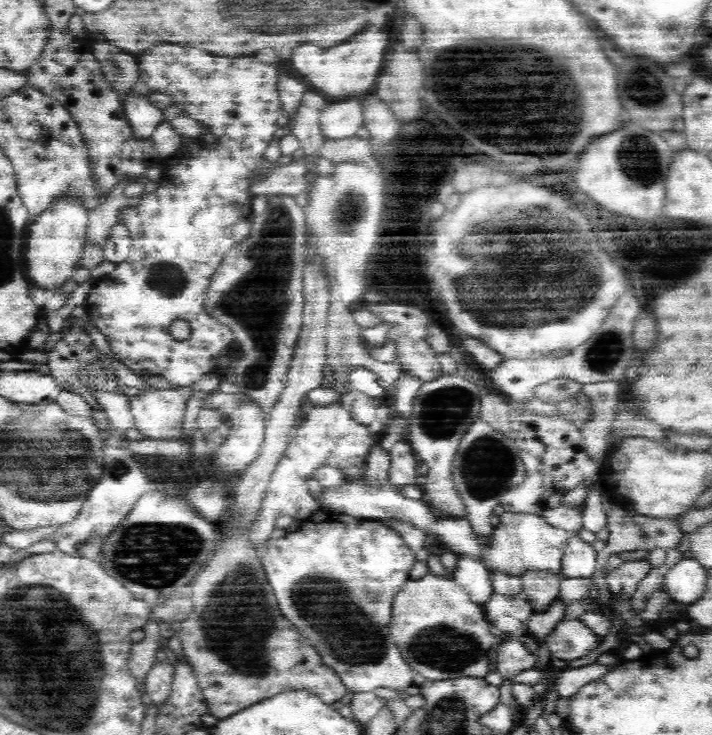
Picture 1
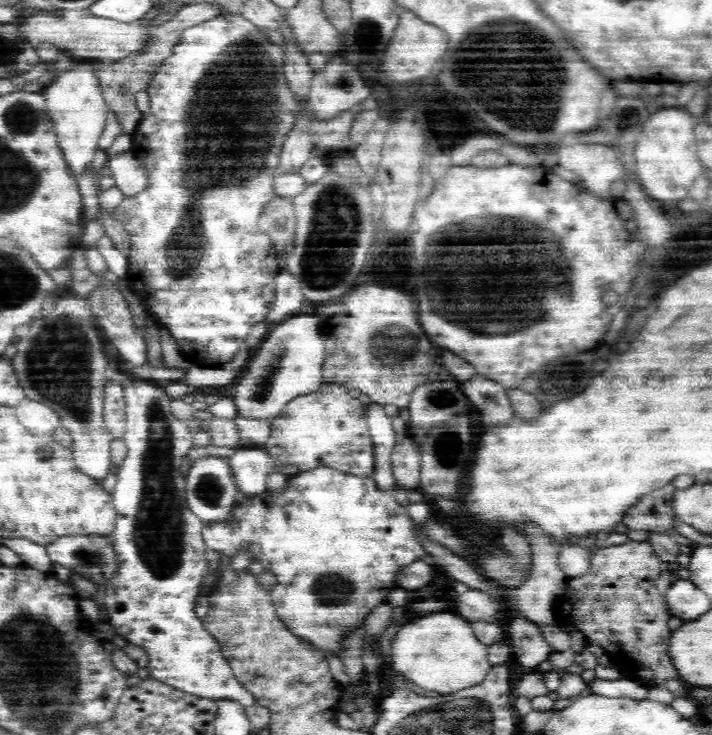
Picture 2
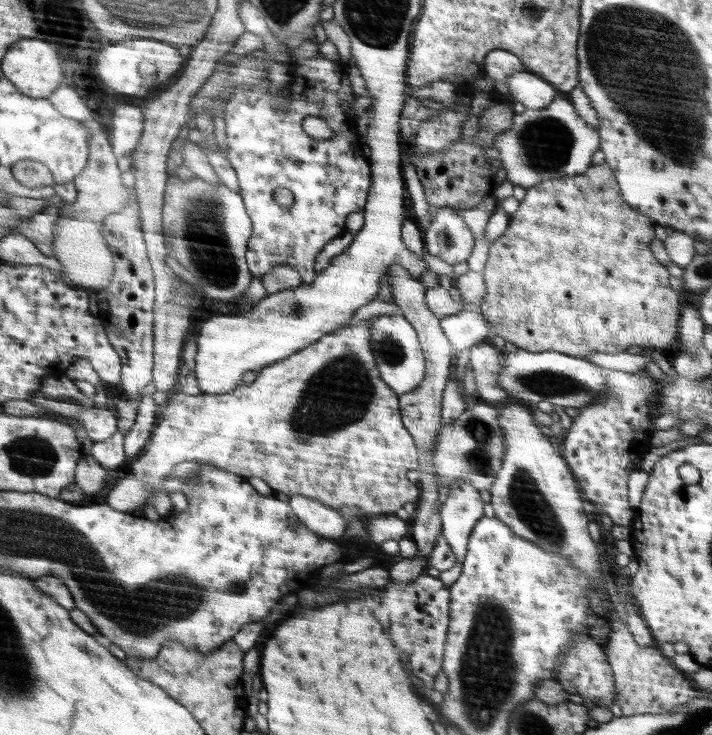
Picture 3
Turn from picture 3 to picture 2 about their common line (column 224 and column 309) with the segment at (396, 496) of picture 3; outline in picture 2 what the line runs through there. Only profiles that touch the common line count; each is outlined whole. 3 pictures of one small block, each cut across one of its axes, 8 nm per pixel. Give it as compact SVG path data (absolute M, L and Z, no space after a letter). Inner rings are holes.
M324 383L318 391L300 396L286 404L281 415L272 418L271 436L266 440L264 450L271 456L276 456L277 460L297 466L302 472L329 466L352 476L373 476L375 449L369 434L366 412L367 406L350 396L349 390L344 386Z

